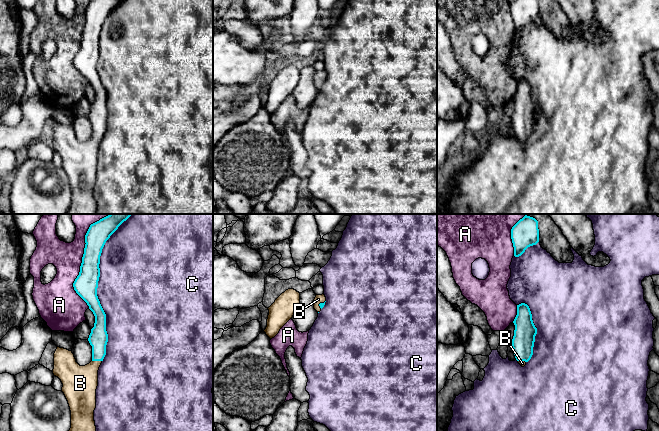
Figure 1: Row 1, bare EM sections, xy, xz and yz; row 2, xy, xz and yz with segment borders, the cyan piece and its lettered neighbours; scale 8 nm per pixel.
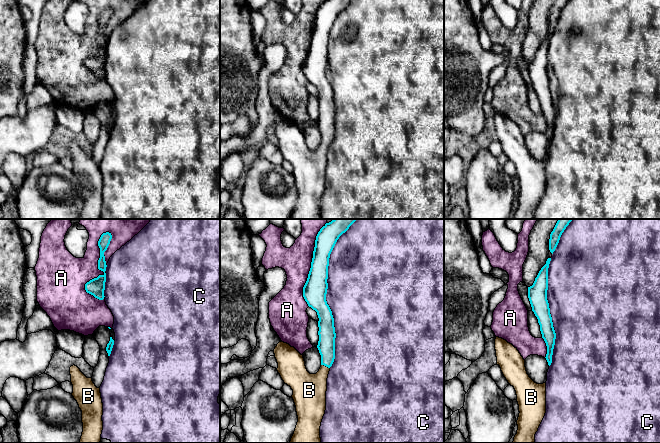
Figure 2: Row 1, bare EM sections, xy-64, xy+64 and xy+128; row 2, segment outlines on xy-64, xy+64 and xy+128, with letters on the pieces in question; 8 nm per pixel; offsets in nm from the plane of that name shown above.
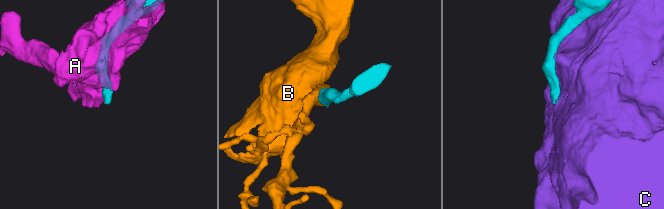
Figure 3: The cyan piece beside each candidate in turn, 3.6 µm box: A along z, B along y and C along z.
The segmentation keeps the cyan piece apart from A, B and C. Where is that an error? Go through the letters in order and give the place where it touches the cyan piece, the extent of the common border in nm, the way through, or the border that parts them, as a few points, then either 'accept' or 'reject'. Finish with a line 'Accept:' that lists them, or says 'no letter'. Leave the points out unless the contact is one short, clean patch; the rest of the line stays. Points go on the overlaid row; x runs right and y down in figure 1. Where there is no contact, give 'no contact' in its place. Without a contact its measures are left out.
A: meets cyan in xy at (82, 257); contact 800 nm long; reject
B: meets cyan in xy at (97, 360); contact 80 nm long; accept
C: meets cyan in xy at (97, 287); contact 1200 nm long; reject
Accept: B

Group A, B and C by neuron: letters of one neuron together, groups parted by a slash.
A / B / C

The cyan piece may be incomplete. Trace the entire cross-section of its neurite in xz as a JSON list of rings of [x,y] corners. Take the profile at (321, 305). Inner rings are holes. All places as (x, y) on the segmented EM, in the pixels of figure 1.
[[[322,294],[322,295],[316,295],[316,297],[315,297],[314,301],[313,301],[314,309],[317,312],[320,312],[321,309],[325,305],[325,301],[326,301],[326,297],[325,297],[324,294]]]

